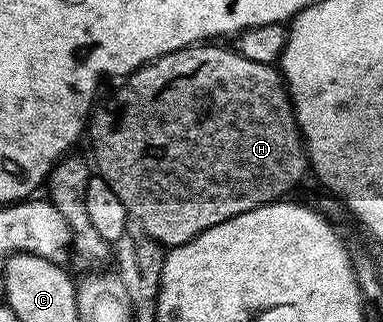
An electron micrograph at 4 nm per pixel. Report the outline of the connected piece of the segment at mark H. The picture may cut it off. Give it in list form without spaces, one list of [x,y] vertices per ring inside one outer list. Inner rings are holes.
[[[198,44],[148,62],[118,86],[121,87],[105,103],[102,101],[92,111],[87,127],[87,142],[89,138],[93,145],[91,162],[96,173],[109,185],[111,192],[115,192],[119,200],[123,200],[123,208],[129,213],[130,219],[138,222],[147,236],[154,238],[163,247],[182,246],[195,236],[207,232],[207,228],[215,228],[215,224],[223,224],[243,212],[251,212],[251,208],[268,206],[270,202],[284,199],[288,190],[295,189],[304,180],[305,170],[307,174],[305,143],[297,126],[293,99],[289,96],[289,87],[285,85],[284,78],[274,65],[259,64],[259,60],[247,60],[247,56],[230,47],[228,50],[225,44]]]

